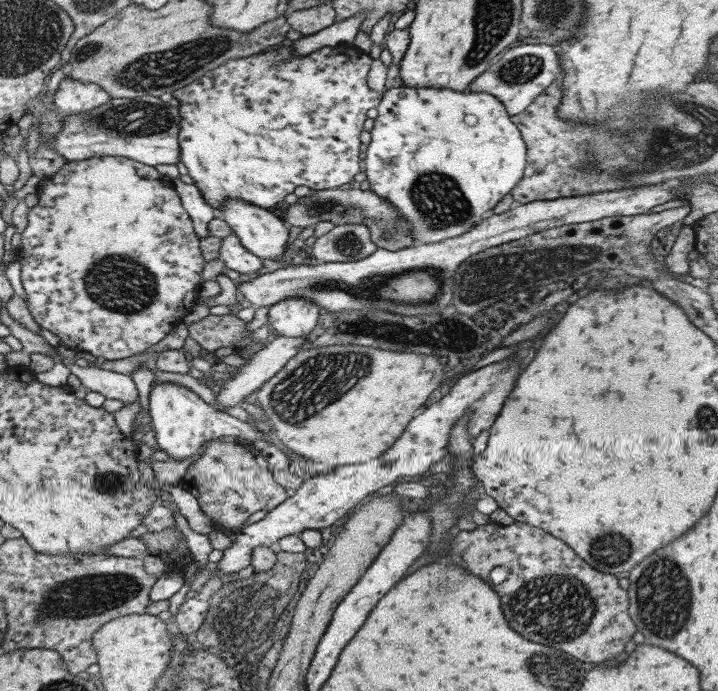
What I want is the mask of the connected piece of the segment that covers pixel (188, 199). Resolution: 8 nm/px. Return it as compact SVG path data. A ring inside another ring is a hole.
M179 178L170 180L173 189L177 191L183 210L189 215L192 222L192 230L195 232L198 241L207 239L210 233L207 229L207 222L213 218L221 219L221 213L217 208L209 206L203 200L198 188L192 184L183 184Z

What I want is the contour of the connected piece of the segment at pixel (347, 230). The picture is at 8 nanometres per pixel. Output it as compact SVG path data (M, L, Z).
M363 223L335 225L327 234L316 238L311 254L321 263L355 262L377 249Z

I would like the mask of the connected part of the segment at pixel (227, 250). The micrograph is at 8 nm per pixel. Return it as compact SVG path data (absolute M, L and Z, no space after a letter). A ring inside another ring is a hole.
M234 235L222 239L218 260L223 262L224 268L235 270L239 274L253 274L261 268L261 259L245 250Z

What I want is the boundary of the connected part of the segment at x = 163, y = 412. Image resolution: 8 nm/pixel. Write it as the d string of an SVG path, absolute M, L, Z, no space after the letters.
M156 382L150 386L148 393L148 414L155 431L158 450L165 452L173 461L182 461L199 452L201 444L219 436L243 437L247 444L254 440L262 439L274 443L267 434L251 428L245 422L227 415L224 411L217 411L205 403L191 390L171 382Z

